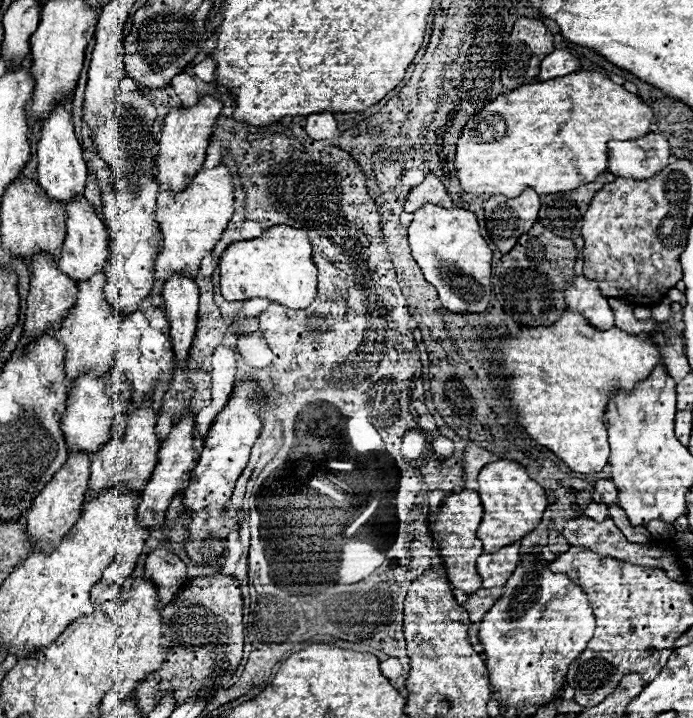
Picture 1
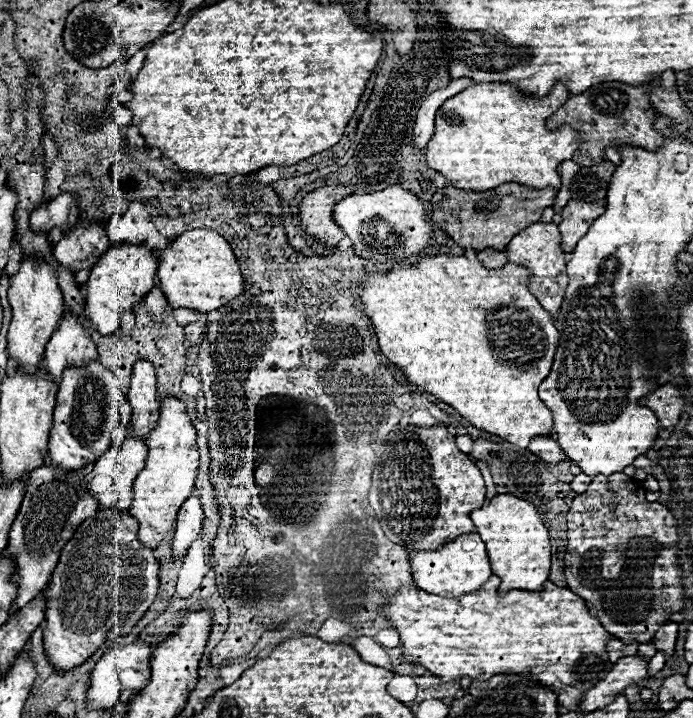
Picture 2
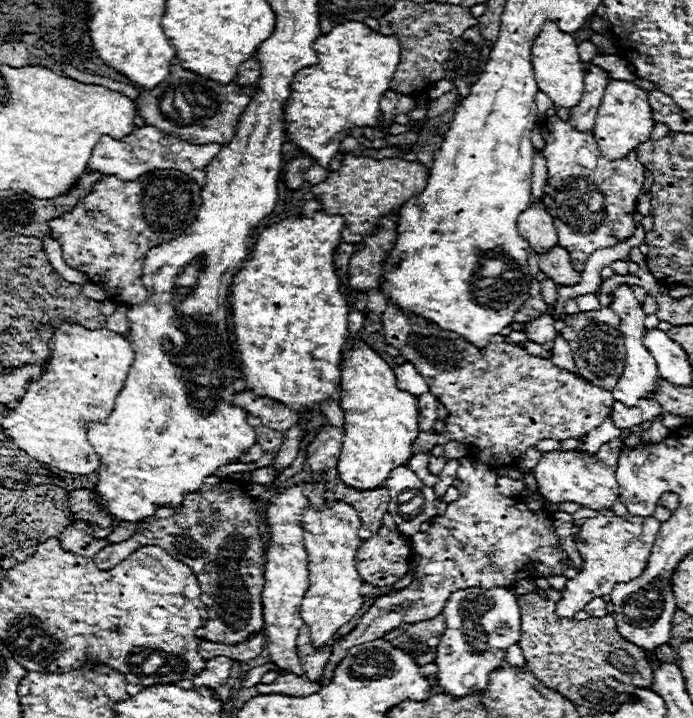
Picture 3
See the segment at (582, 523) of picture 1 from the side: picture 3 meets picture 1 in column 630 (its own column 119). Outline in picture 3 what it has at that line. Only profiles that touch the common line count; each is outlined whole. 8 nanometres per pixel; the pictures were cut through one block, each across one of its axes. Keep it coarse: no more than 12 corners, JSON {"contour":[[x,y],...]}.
{"contour":[[230,480],[138,524],[94,558],[154,544],[190,566],[198,638],[262,630],[262,506]]}

